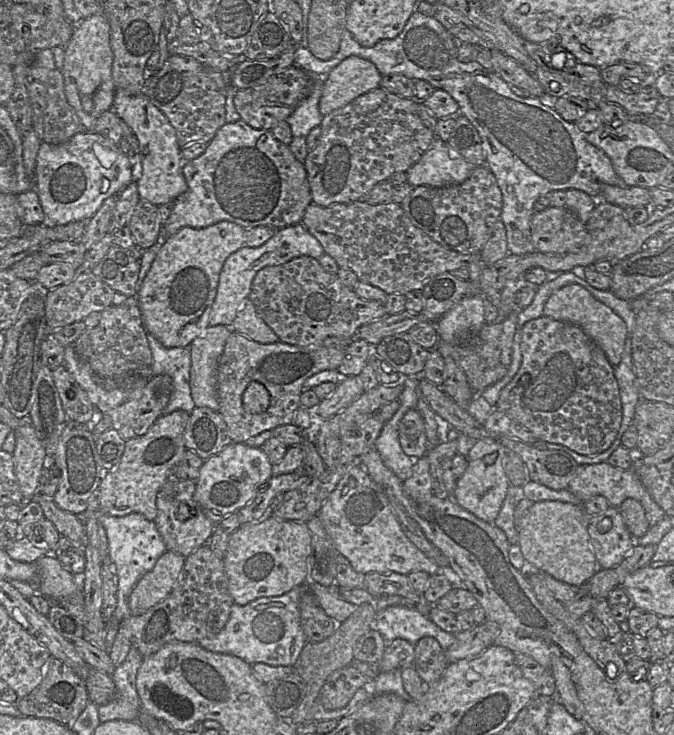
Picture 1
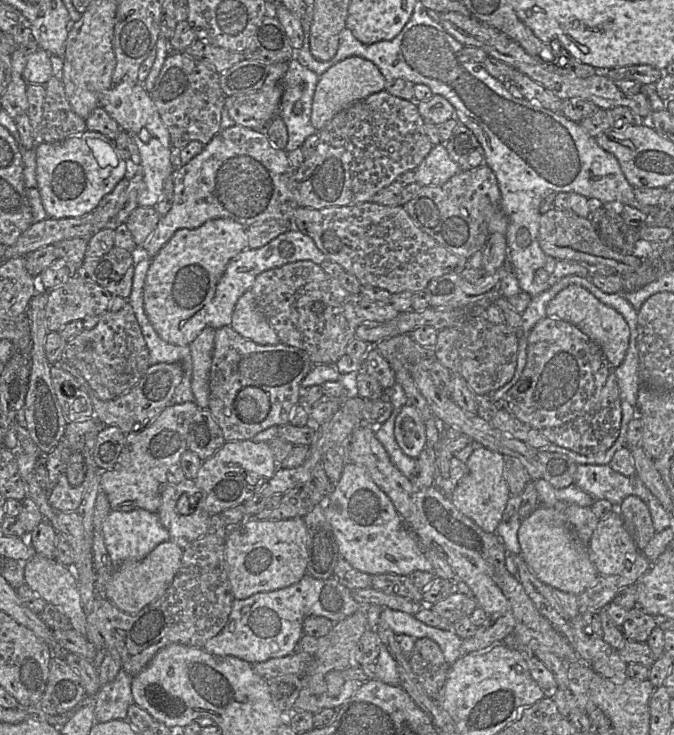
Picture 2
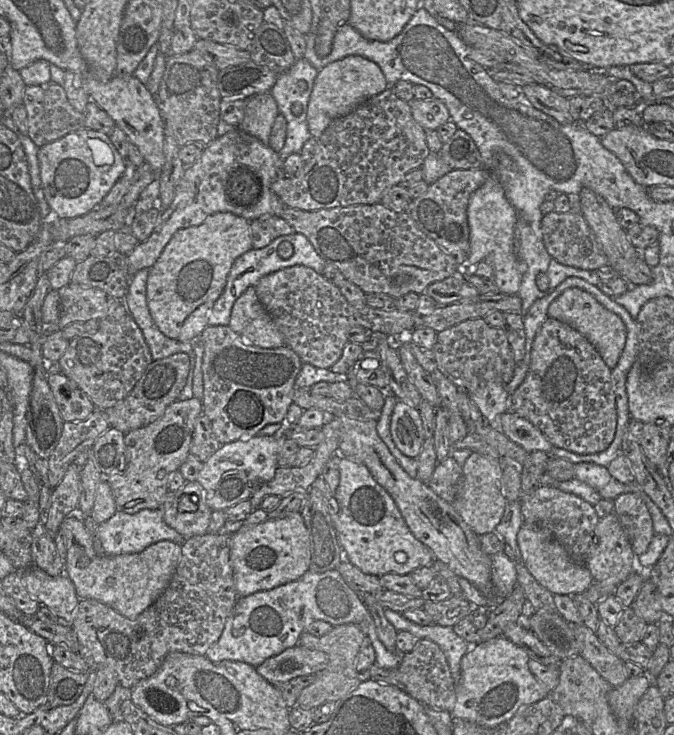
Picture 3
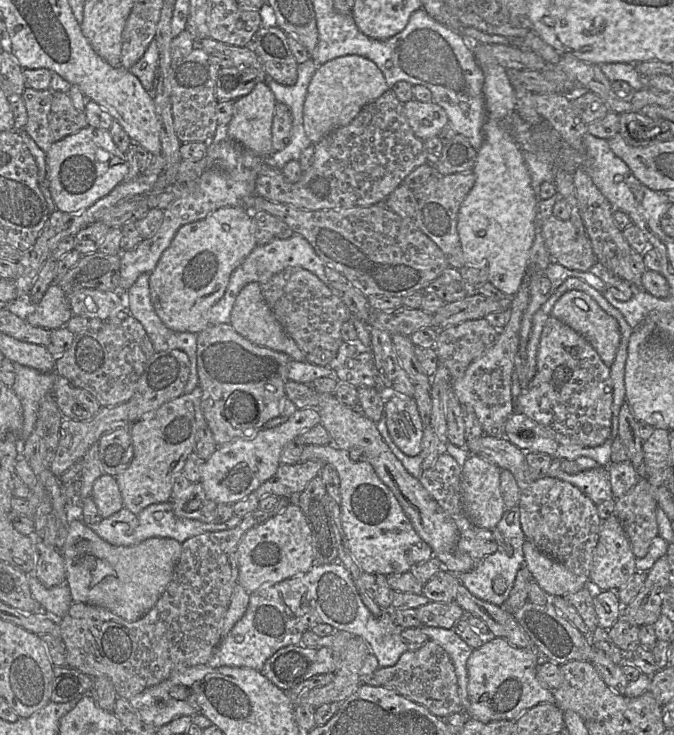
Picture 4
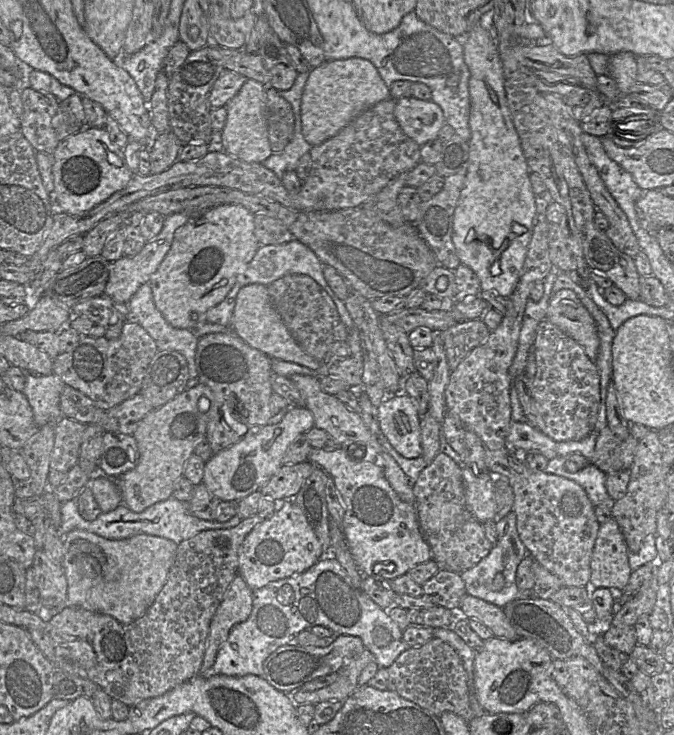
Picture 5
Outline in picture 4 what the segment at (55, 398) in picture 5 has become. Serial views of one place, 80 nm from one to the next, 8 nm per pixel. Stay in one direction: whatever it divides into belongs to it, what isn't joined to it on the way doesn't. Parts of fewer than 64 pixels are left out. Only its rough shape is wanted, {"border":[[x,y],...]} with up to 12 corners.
{"border":[[13,363],[11,387],[23,411],[18,440],[32,432],[41,399],[53,394],[55,372]]}

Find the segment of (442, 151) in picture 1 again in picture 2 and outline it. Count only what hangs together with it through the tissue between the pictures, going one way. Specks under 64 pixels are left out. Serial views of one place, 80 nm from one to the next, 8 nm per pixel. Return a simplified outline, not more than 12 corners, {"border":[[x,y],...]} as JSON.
{"border":[[444,143],[415,169],[422,186],[439,186],[459,171]]}

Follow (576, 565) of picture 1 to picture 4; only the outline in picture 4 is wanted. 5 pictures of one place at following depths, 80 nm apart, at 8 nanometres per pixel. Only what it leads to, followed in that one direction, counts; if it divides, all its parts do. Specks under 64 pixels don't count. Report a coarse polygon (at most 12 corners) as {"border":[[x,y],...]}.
{"border":[[534,543],[523,544],[524,565],[550,596],[587,586]]}

